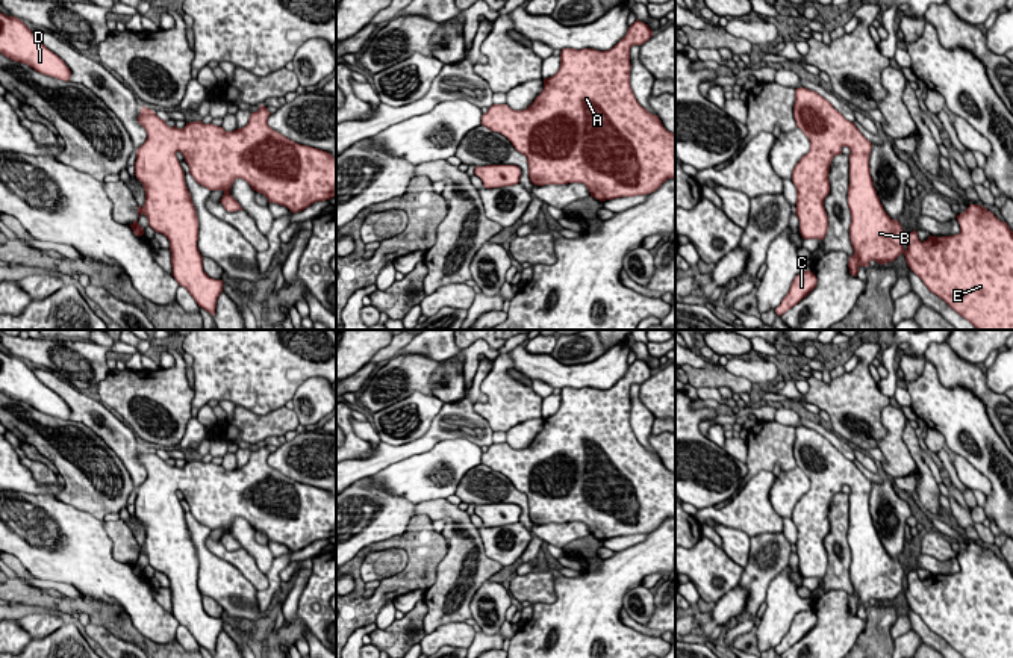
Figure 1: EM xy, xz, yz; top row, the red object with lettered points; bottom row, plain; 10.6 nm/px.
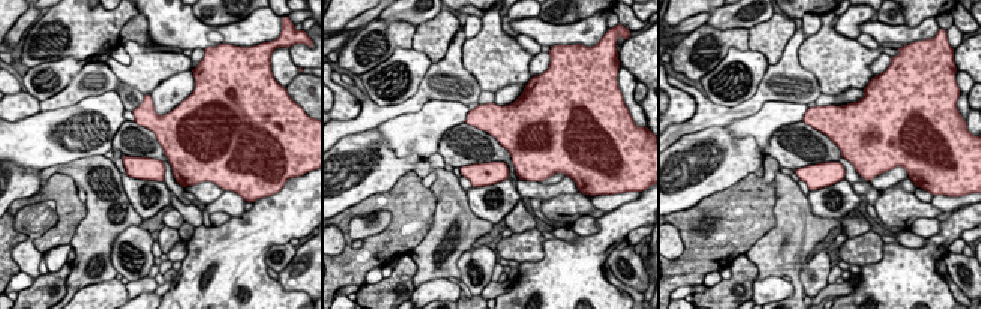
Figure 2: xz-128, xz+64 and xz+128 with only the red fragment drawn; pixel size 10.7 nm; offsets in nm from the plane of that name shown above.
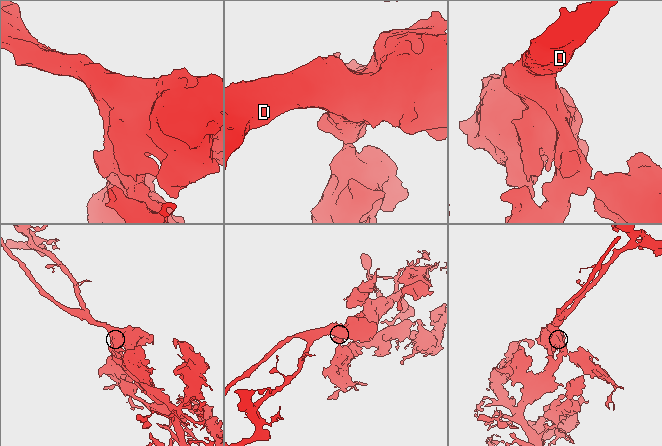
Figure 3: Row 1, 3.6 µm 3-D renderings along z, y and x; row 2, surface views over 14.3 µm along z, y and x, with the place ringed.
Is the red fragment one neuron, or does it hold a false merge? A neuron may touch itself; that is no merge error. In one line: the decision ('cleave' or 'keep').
keep

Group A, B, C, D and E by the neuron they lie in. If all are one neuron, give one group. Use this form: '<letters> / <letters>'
A B C D E

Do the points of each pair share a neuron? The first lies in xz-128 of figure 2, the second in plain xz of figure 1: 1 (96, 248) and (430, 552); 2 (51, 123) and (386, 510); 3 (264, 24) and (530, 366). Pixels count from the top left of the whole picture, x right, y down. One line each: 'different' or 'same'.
1: different
2: different
3: same

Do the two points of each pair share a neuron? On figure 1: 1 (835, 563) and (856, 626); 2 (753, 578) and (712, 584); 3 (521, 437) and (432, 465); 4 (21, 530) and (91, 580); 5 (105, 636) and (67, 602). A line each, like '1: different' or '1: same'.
1: different
2: different
3: different
4: same
5: different

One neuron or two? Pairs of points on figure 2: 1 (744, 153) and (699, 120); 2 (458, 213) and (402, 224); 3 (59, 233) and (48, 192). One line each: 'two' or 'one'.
1: two
2: two
3: one

